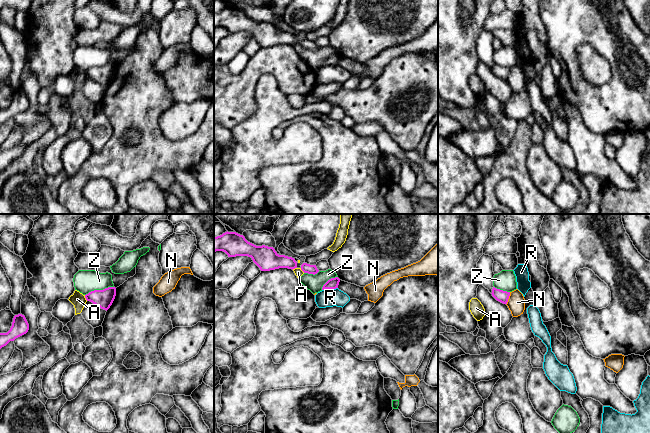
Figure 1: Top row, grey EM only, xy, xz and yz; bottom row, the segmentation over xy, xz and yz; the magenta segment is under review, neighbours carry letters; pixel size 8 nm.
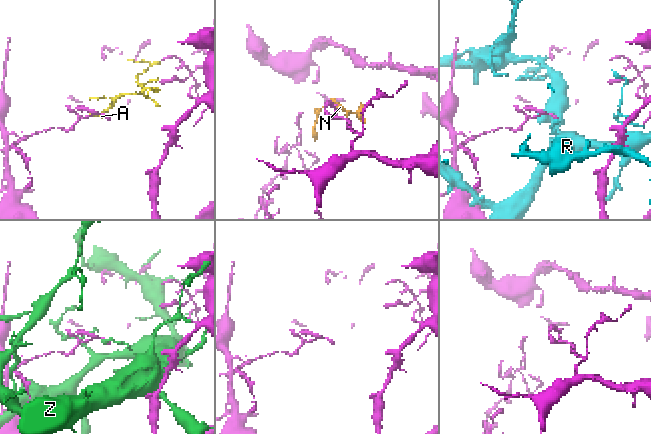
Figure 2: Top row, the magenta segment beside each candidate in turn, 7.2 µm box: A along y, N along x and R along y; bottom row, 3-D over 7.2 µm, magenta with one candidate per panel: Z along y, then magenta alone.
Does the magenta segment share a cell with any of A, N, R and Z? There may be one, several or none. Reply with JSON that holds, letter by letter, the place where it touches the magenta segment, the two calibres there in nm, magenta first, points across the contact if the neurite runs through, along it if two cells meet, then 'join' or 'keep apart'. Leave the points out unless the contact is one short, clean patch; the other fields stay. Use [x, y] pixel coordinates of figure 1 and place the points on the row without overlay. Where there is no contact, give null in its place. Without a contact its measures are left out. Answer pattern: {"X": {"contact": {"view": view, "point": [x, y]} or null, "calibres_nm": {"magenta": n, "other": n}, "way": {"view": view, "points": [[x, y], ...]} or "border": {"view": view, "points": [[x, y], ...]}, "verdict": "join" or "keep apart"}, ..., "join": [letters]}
{"A": {"contact": {"view": "xy", "point": [85, 73]}, "calibres_nm": {"magenta": 150, "other": 110}, "border": {"view": "xy", "points": [[84, 71], [87, 76]]}, "verdict": "keep apart"}, "N": {"contact": {"view": "yz", "point": [508, 74]}, "calibres_nm": {"magenta": 100, "other": 140}, "border": {"view": "yz", "points": [[510, 68], [506, 80]]}, "verdict": "keep apart"}, "R": {"contact": {"view": "xz", "point": [329, 64]}, "calibres_nm": {"magenta": 90, "other": 140}, "verdict": "keep apart"}, "Z": {"contact": {"view": "xy", "point": [99, 66]}, "calibres_nm": {"magenta": 150, "other": 190}, "verdict": "keep apart"}, "join": []}

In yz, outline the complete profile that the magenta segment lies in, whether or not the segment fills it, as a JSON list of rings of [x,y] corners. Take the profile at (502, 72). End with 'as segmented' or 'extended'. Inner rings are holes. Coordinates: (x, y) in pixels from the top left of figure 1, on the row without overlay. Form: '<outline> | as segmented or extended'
[[[493,63],[491,70],[497,77],[503,80],[507,80],[509,72],[510,72],[510,68],[500,66],[495,63]]] | as segmented

